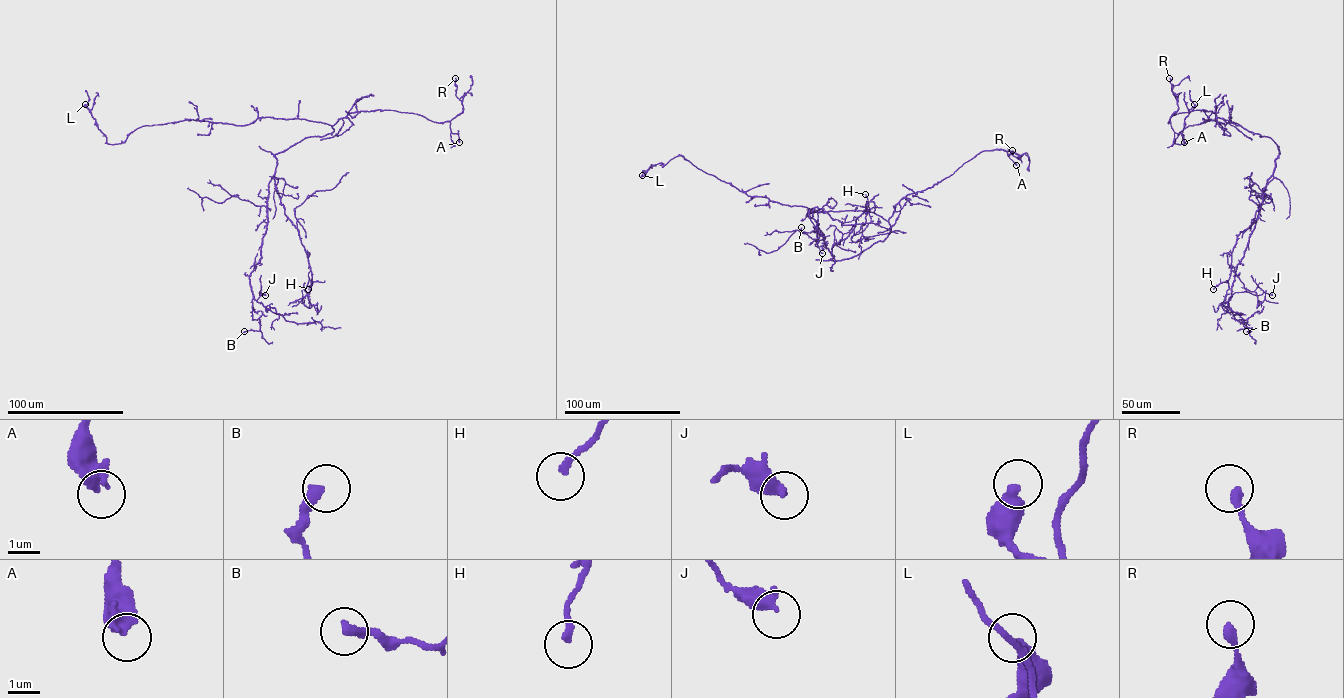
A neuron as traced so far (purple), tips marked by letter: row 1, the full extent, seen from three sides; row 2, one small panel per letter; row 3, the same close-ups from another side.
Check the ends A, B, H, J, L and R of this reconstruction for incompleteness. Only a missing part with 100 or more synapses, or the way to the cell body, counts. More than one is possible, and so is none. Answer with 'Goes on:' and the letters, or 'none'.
Goes on: none

